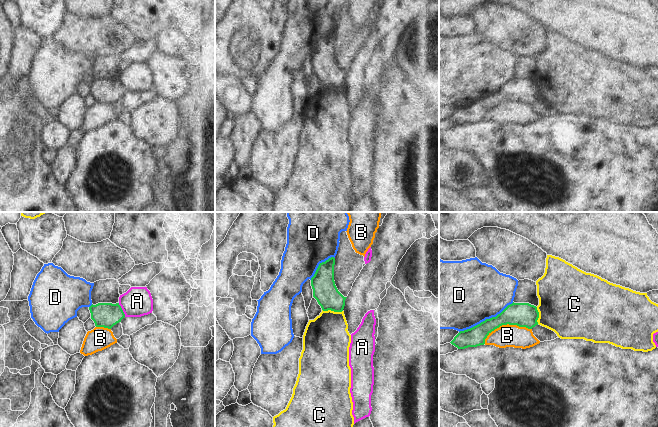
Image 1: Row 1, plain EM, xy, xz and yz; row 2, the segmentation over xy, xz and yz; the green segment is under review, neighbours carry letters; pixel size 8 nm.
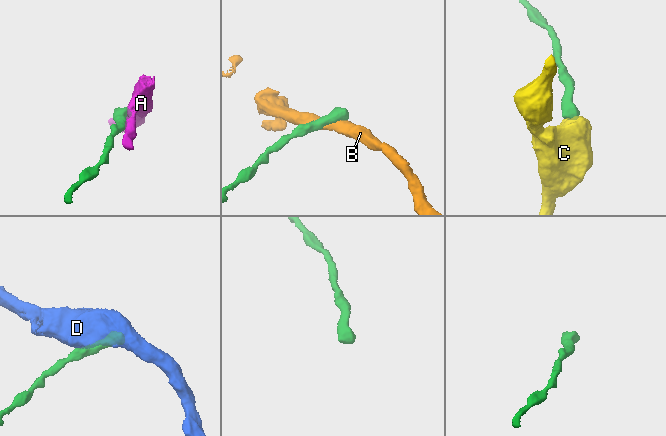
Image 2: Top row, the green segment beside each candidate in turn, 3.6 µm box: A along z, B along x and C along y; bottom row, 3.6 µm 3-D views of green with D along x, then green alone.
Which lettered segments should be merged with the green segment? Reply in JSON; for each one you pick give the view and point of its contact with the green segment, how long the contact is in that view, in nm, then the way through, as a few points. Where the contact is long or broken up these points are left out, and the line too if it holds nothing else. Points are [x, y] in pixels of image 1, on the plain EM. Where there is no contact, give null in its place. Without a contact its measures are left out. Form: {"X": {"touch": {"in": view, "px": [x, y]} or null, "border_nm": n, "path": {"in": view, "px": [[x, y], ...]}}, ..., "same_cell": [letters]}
{"same_cell": []}

